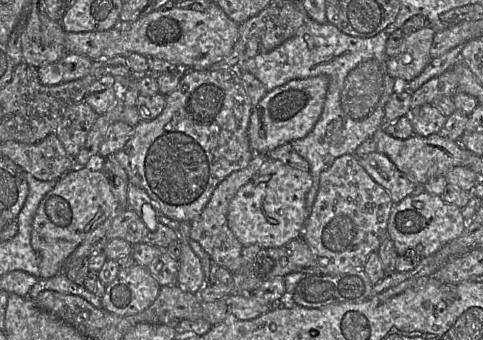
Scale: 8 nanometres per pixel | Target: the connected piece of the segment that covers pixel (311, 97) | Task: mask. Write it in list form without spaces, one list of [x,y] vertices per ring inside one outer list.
[[[320,75],[292,80],[267,92],[250,116],[248,136],[255,155],[267,155],[281,145],[304,138],[321,116],[328,85],[328,78]]]

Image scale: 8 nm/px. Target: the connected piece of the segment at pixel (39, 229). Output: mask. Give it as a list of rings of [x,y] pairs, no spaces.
[[[95,163],[71,169],[58,179],[54,188],[41,200],[32,222],[31,246],[38,257],[40,278],[64,273],[65,262],[74,250],[98,225],[108,222],[120,209],[105,173]]]

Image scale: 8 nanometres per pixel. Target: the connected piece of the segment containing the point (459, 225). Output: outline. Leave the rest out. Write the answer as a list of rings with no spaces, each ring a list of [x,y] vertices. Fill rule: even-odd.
[[[418,190],[394,204],[388,218],[387,234],[400,256],[414,250],[423,258],[458,238],[465,230],[466,223],[461,209],[456,205],[445,202],[440,195]]]

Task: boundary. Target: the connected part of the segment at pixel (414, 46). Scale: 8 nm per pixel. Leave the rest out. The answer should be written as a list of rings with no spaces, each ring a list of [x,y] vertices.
[[[423,27],[405,36],[400,51],[387,59],[387,70],[397,82],[409,82],[416,78],[432,60],[430,49],[436,31]]]

